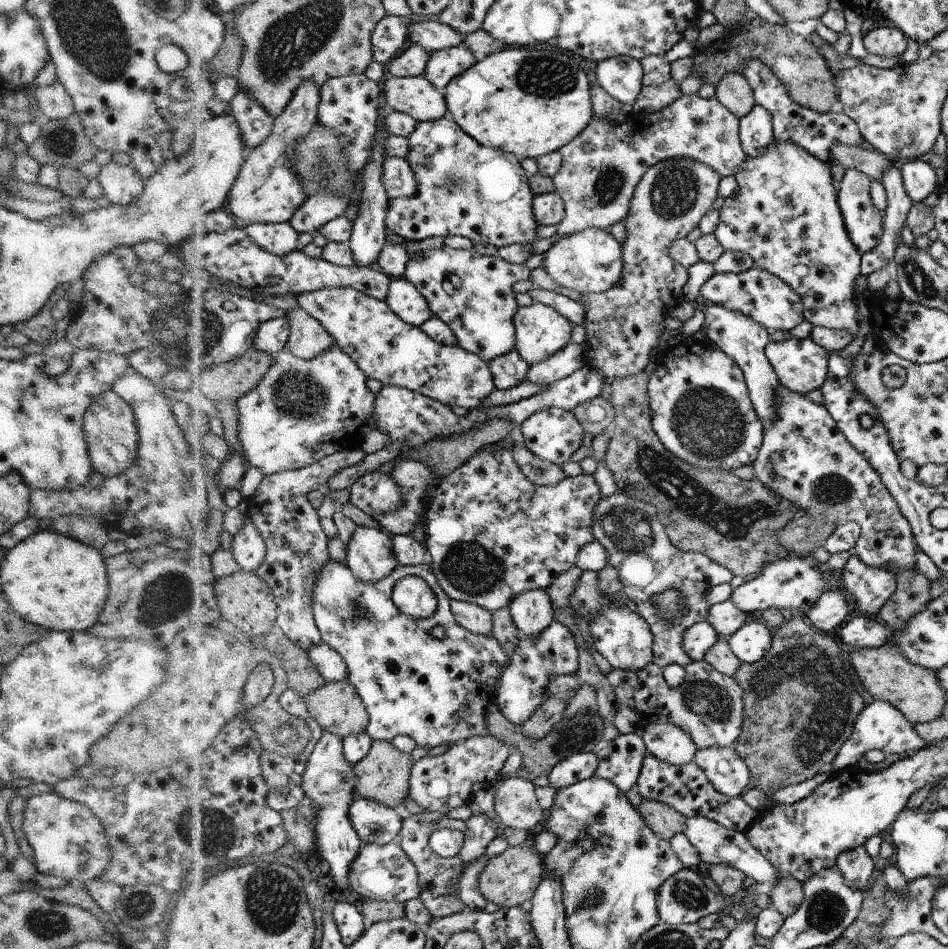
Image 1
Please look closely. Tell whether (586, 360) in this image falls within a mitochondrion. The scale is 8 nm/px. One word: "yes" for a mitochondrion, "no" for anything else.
no

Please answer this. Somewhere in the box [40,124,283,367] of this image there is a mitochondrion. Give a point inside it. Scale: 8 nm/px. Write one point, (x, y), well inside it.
(62, 141)

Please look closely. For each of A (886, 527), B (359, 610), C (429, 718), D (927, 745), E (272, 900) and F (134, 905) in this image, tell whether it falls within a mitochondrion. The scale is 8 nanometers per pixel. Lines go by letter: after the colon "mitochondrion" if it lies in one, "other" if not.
A: other
B: mitochondrion
C: other
D: other
E: mitochondrion
F: mitochondrion

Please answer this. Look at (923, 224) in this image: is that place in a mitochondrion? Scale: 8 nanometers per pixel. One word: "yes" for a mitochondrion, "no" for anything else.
no

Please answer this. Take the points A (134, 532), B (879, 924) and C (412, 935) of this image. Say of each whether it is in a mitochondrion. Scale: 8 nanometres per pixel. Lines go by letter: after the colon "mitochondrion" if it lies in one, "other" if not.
A: other
B: other
C: other

